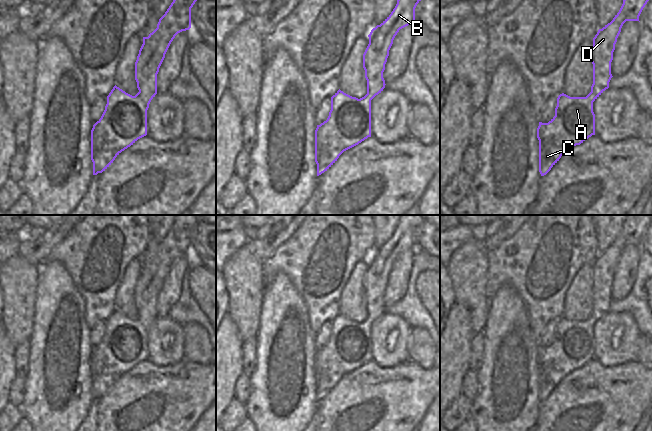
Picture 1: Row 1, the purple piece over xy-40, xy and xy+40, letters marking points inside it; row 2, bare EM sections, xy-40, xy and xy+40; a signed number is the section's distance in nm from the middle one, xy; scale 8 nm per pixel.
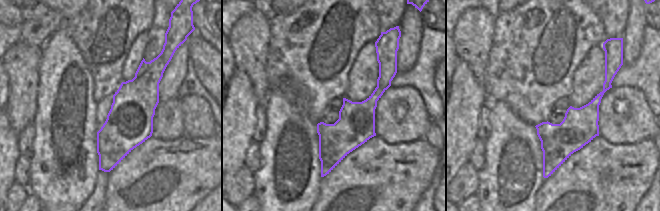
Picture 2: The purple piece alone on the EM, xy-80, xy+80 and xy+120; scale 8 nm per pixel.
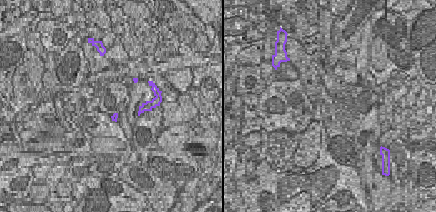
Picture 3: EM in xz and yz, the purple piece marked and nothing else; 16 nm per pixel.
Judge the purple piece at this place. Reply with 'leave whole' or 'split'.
leave whole

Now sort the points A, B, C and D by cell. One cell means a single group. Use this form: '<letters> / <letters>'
A B C D

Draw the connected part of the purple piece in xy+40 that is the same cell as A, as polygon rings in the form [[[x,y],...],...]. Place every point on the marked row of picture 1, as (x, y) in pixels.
[[[623,0],[613,20],[599,29],[593,38],[591,62],[593,84],[586,97],[570,97],[564,93],[557,98],[555,116],[548,122],[539,122],[539,172],[546,175],[561,156],[595,135],[593,102],[609,88],[611,62],[617,38],[626,21],[639,21],[649,0]]]

